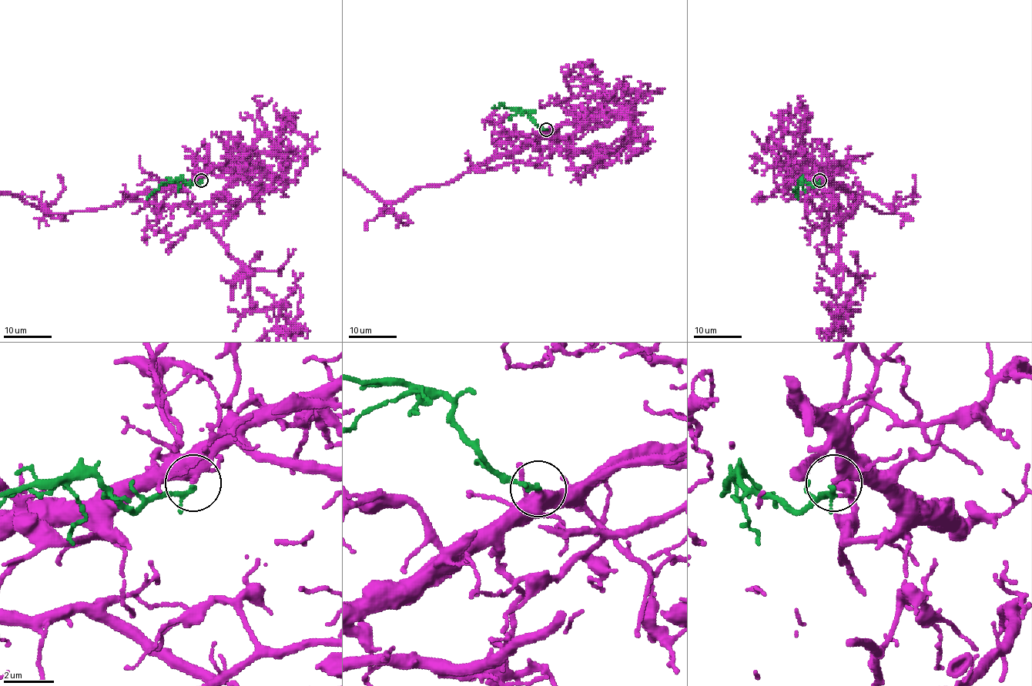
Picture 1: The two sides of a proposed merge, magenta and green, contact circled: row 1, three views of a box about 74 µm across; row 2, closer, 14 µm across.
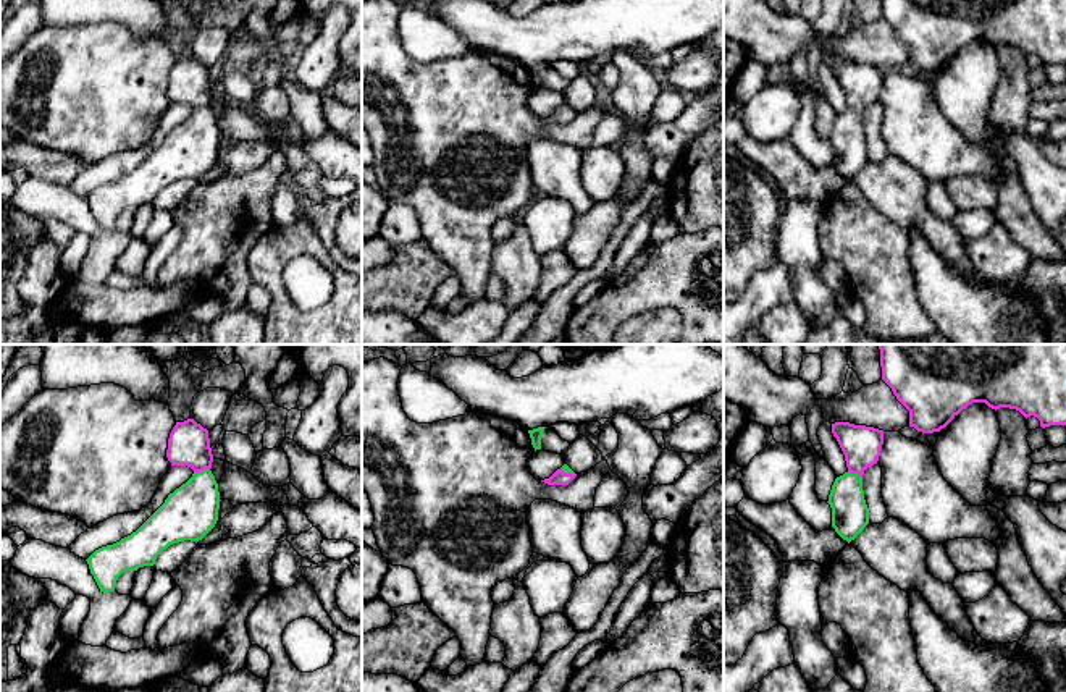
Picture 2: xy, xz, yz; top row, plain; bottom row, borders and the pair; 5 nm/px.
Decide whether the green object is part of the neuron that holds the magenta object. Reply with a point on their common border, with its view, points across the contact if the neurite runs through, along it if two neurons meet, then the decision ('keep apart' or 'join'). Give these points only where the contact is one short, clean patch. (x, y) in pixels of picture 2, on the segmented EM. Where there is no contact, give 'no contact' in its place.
meets magenta in xy at (201, 471); runs through xy (188, 445), (197, 455), (201, 471), (201, 493), (191, 511); join

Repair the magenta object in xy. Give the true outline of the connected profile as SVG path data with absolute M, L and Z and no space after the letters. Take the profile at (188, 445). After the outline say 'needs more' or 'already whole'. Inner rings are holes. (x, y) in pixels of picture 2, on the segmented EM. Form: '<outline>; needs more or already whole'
M194 419L176 422L168 438L166 458L171 466L187 466L194 470L192 477L168 495L165 503L131 535L113 545L95 550L86 561L100 592L113 592L118 577L126 571L137 571L153 566L157 556L173 543L184 540L202 540L216 524L220 509L220 492L212 474L213 454L208 430Z; needs more

